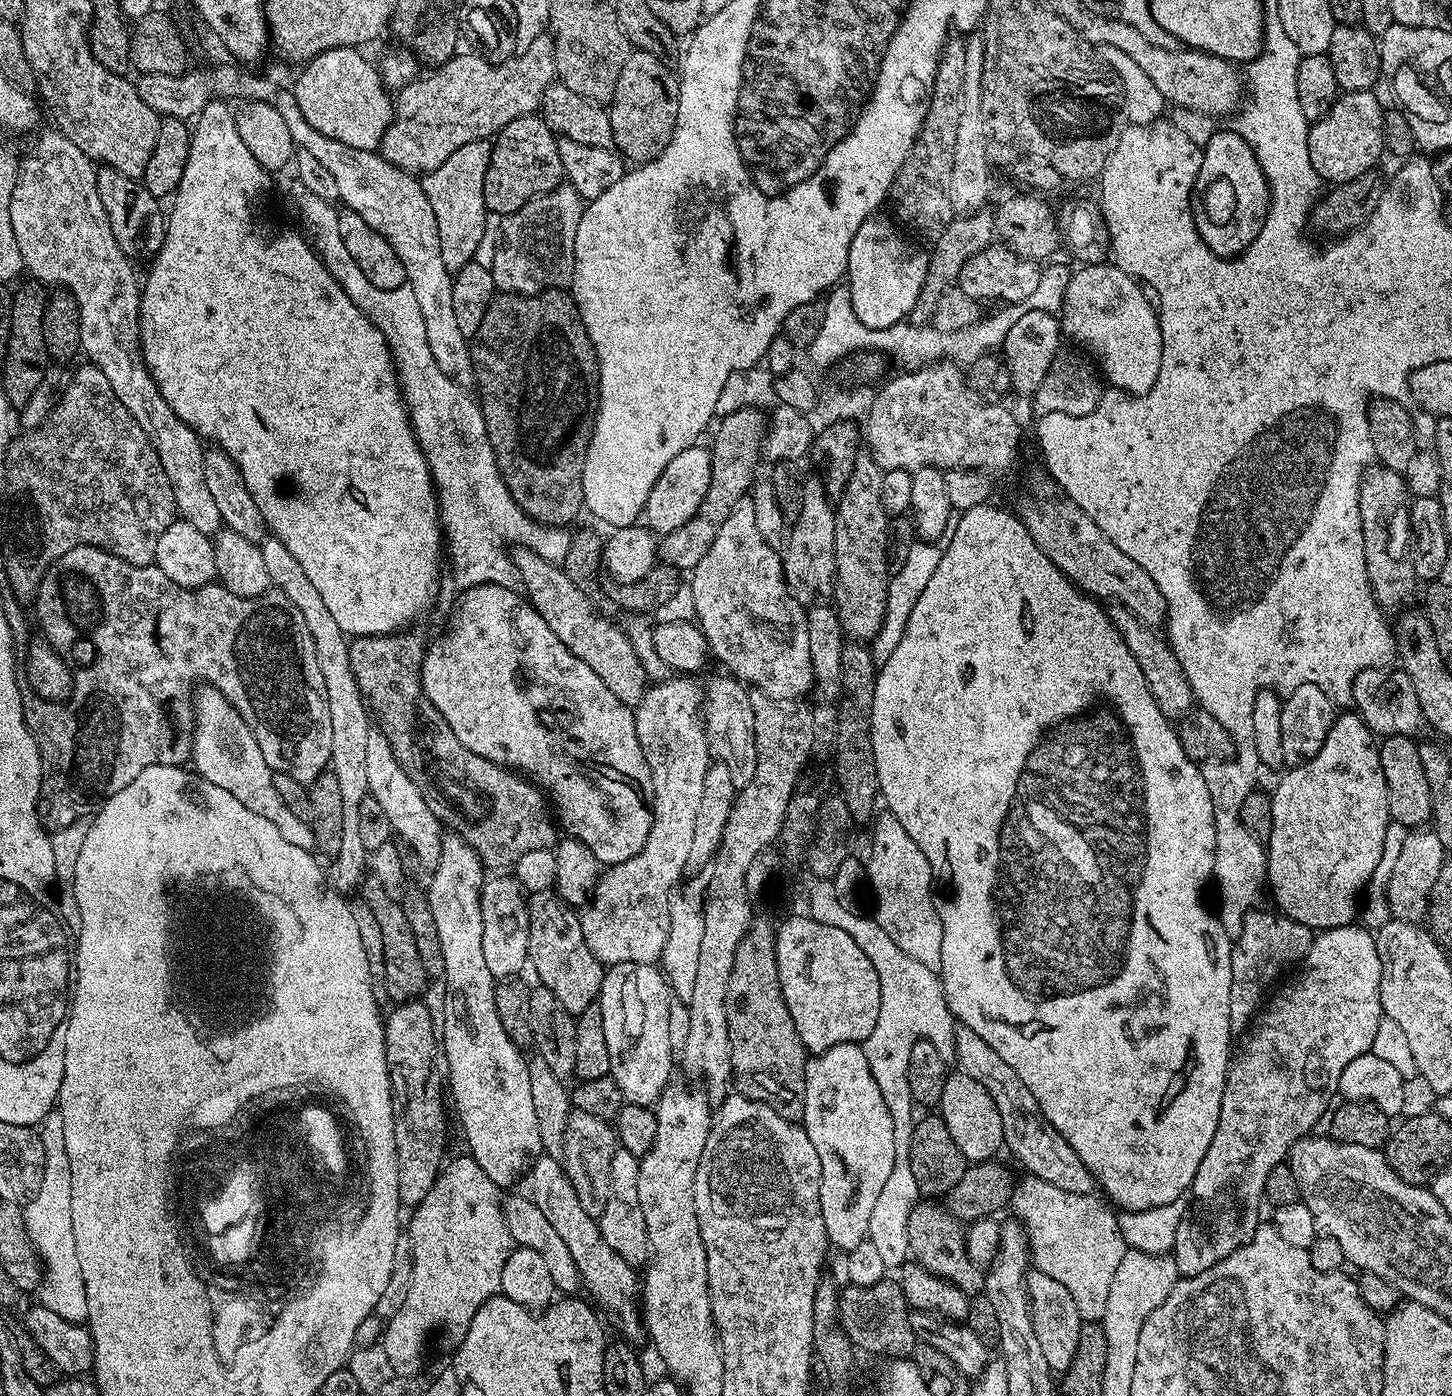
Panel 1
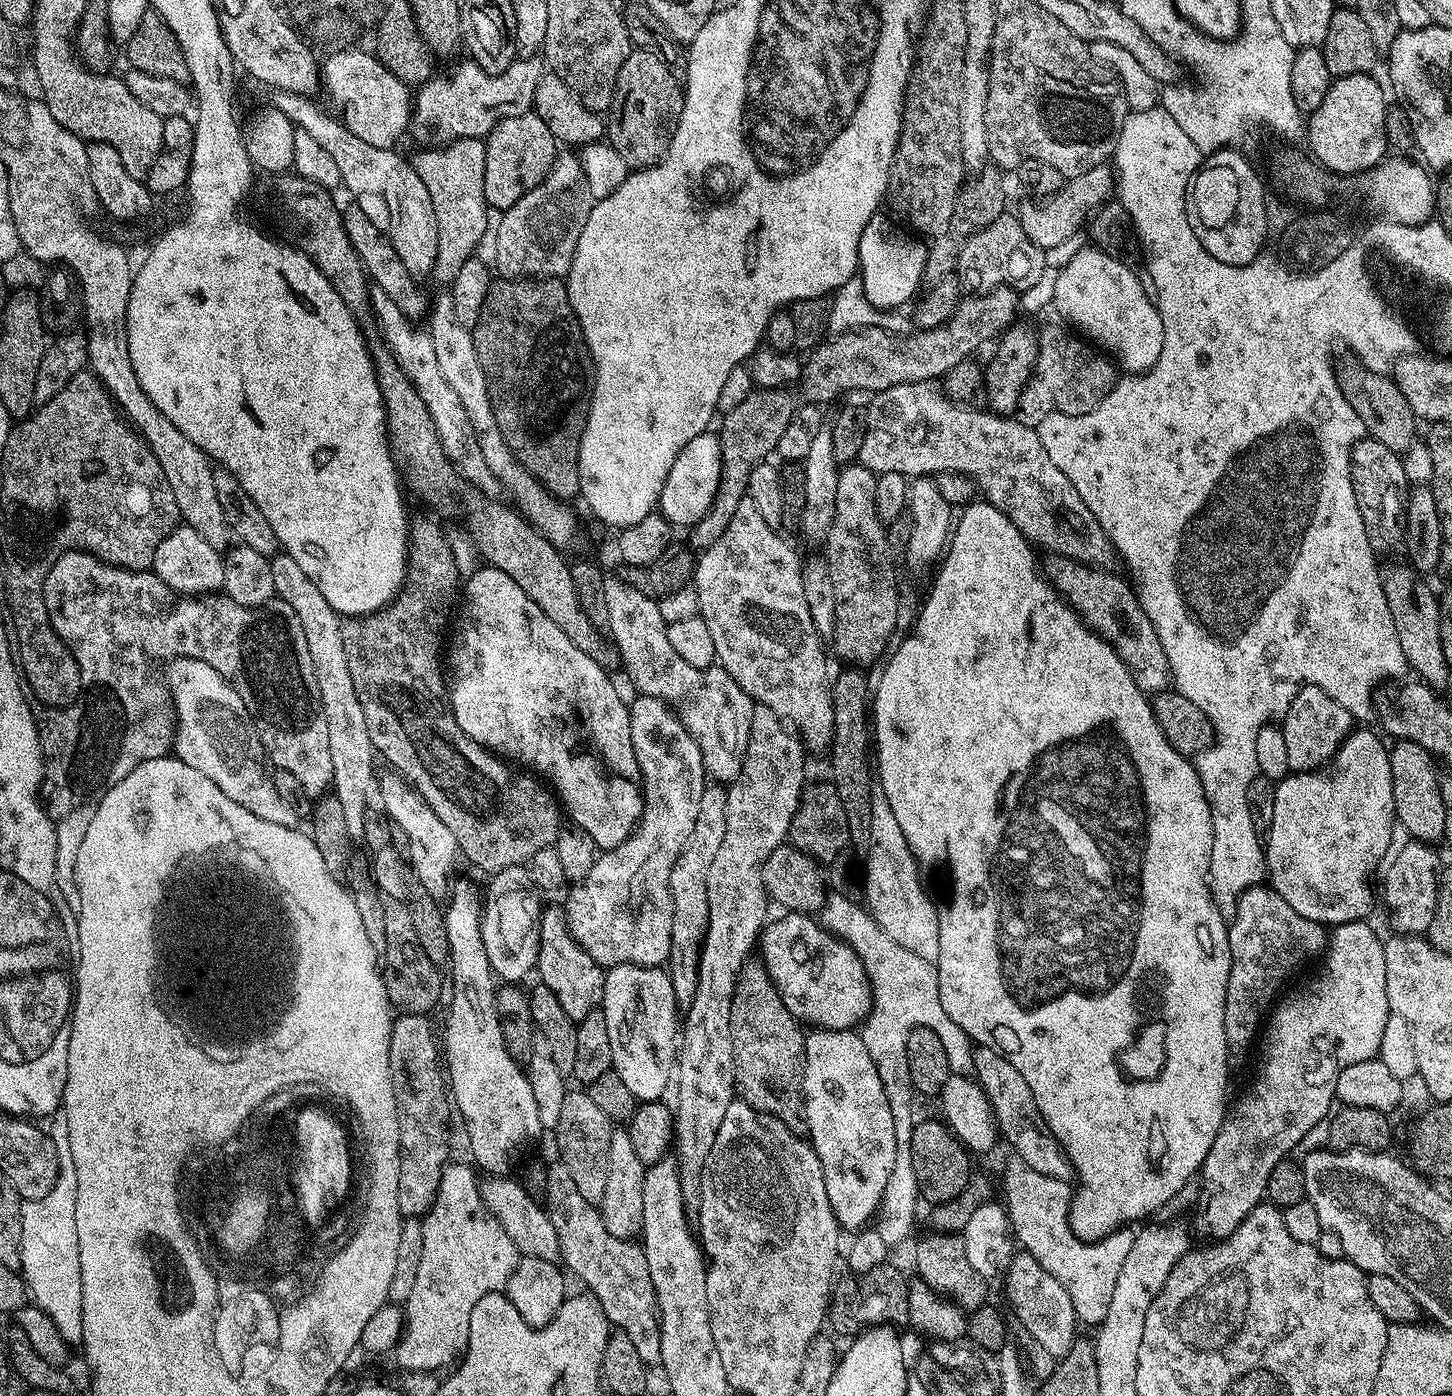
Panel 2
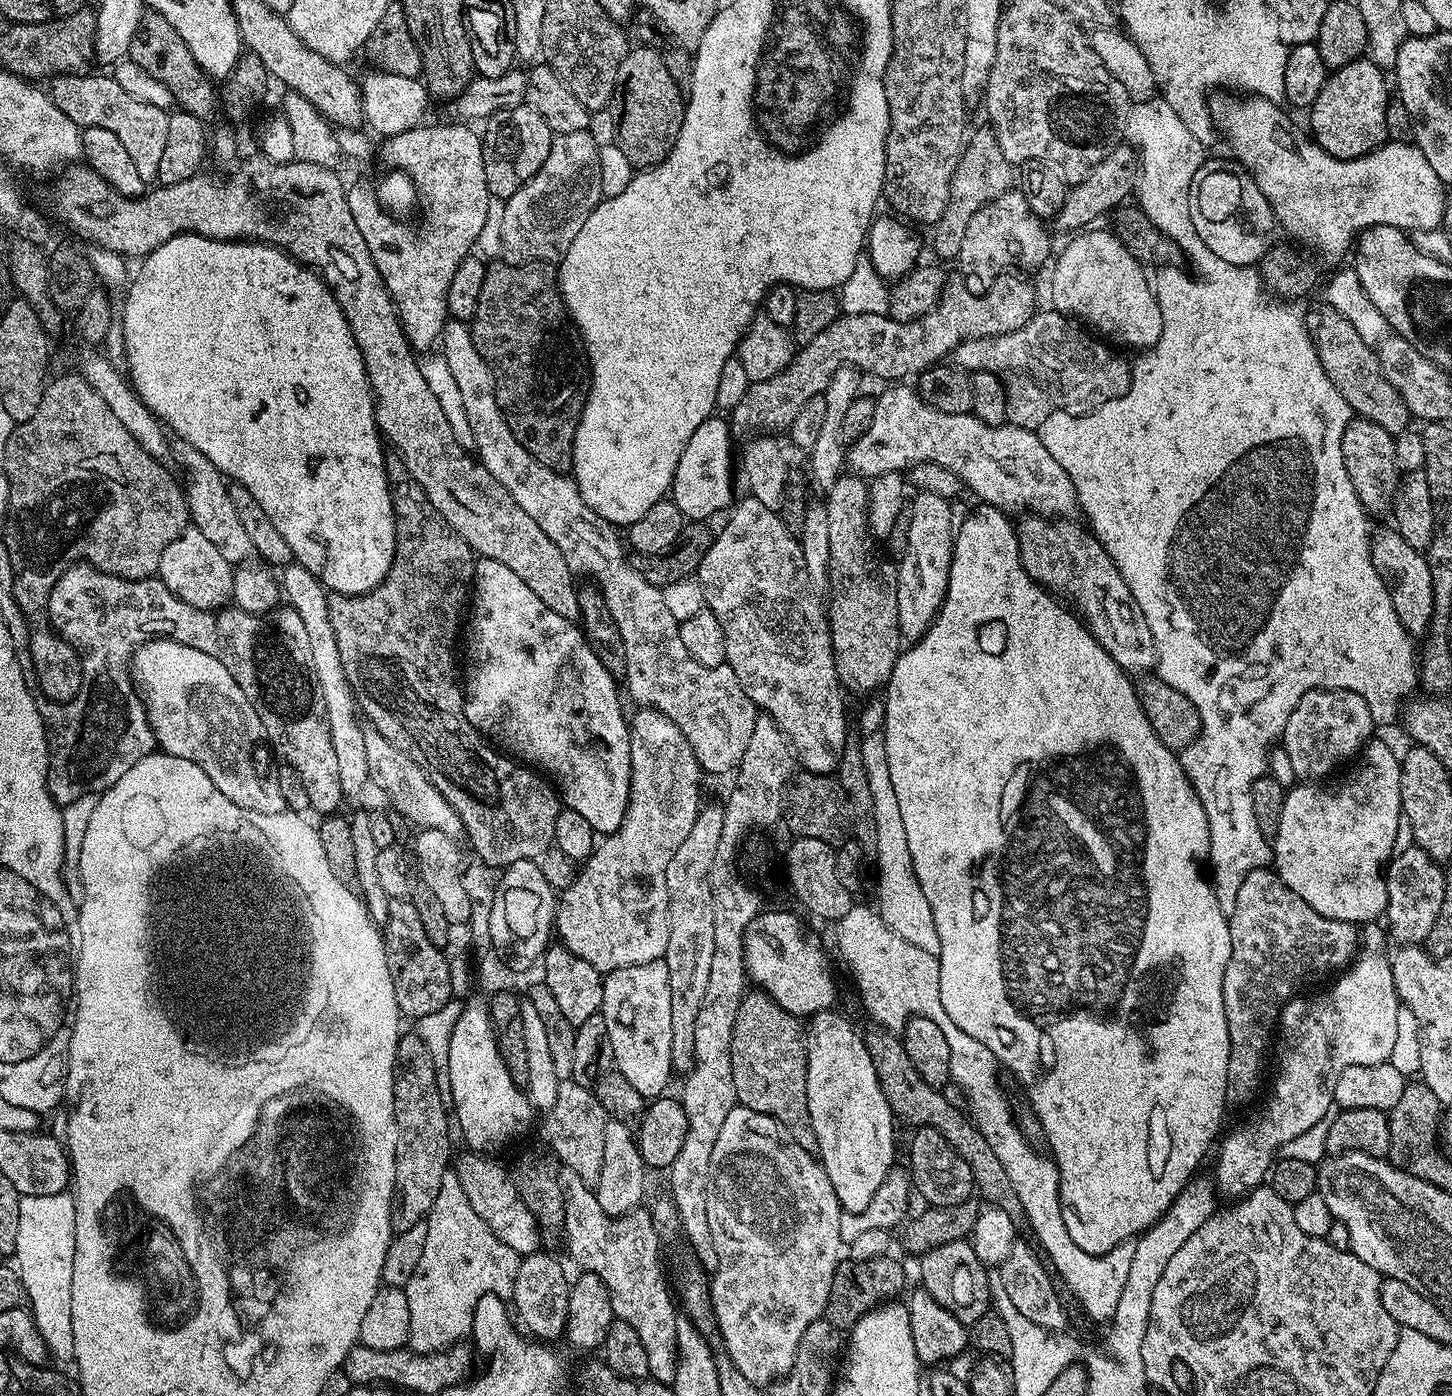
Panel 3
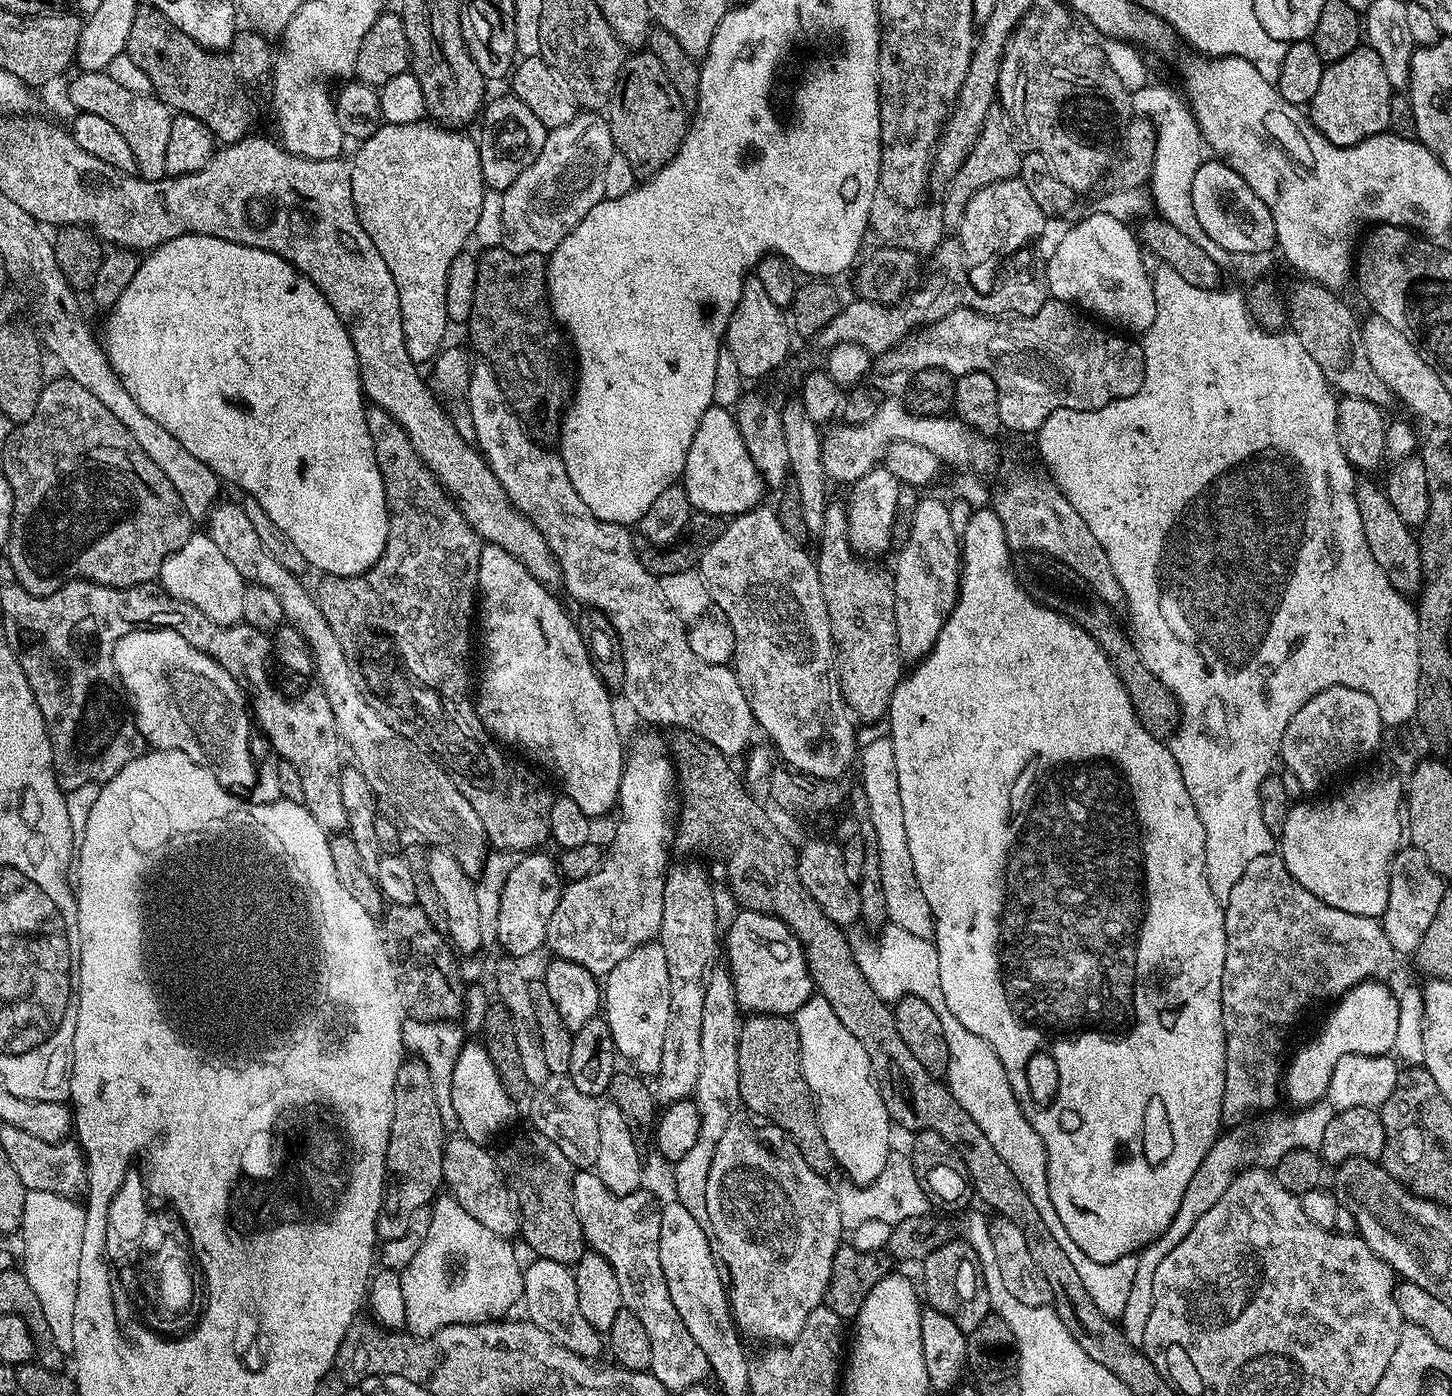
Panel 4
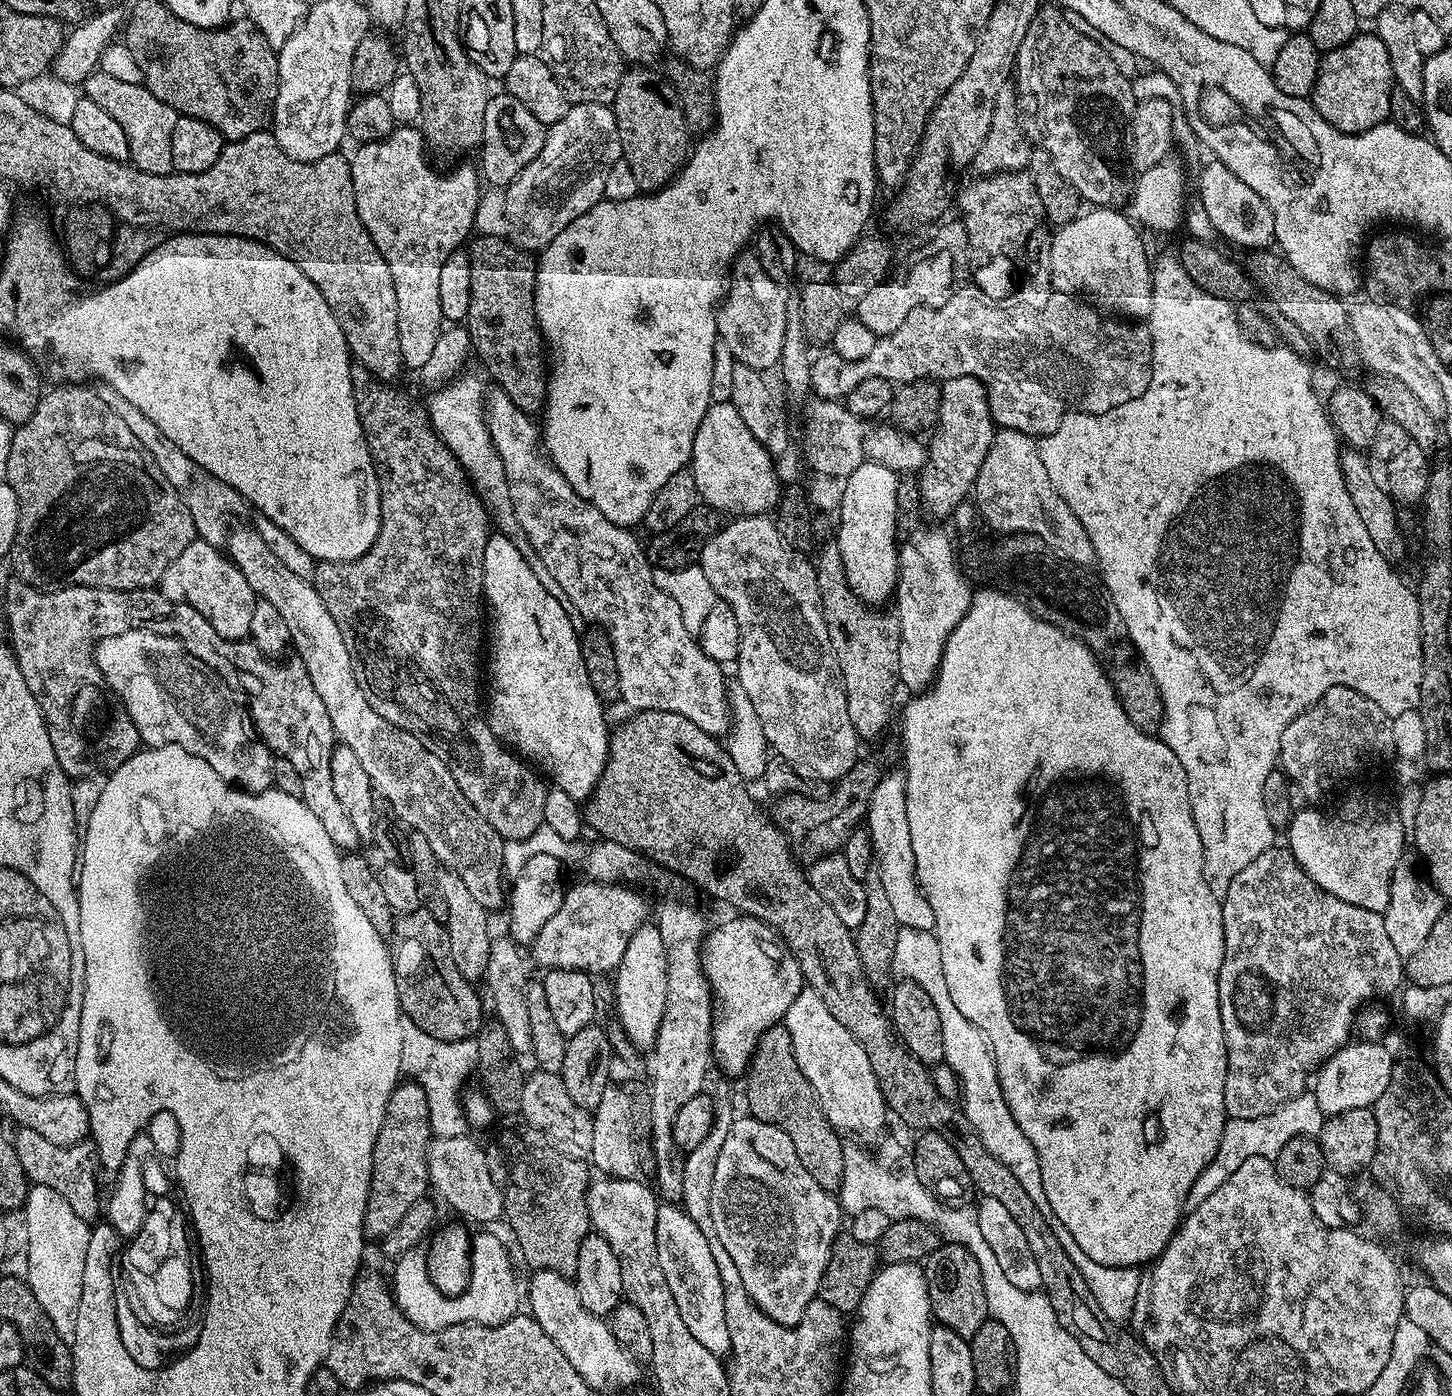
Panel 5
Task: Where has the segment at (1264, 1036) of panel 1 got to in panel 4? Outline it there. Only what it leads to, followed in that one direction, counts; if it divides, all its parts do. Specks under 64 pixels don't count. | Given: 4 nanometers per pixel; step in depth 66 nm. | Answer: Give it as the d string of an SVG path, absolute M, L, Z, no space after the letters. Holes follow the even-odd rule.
M1365 980L1363 984L1354 986L1339 1000L1335 1001L1332 1013L1328 1016L1328 1021L1320 1028L1320 1033L1313 1038L1309 1044L1304 1044L1296 1052L1296 1057L1289 1059L1286 1064L1286 1071L1282 1081L1282 1092L1297 1109L1319 1104L1328 1095L1330 1086L1330 1074L1334 1074L1334 1066L1342 1062L1350 1054L1362 1054L1363 1056L1386 1056L1395 1049L1398 1038L1398 1010L1400 1002L1397 993L1388 989L1389 985L1384 982Z

